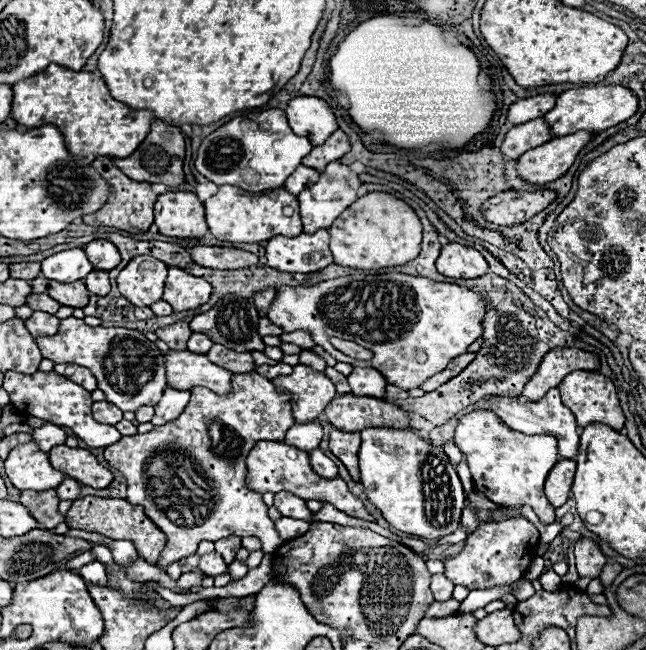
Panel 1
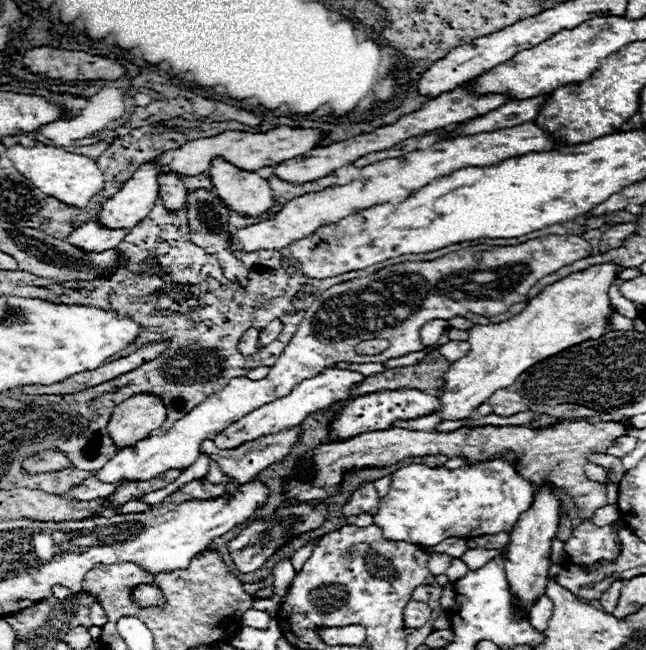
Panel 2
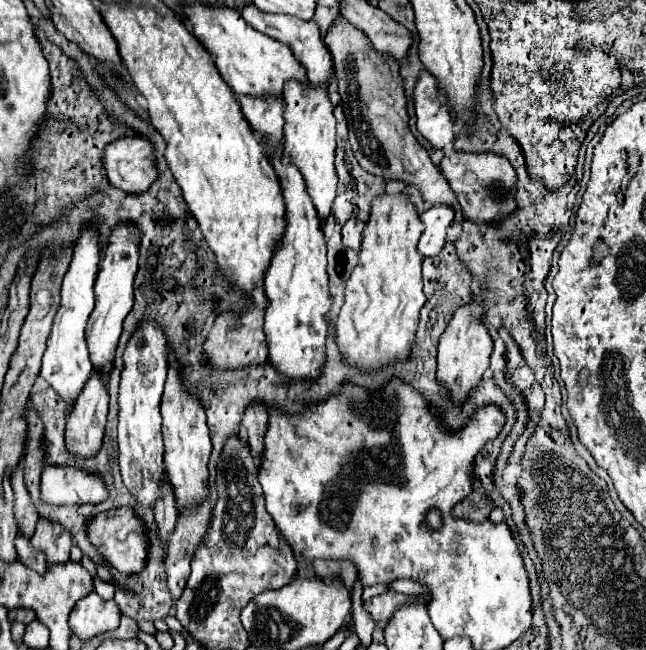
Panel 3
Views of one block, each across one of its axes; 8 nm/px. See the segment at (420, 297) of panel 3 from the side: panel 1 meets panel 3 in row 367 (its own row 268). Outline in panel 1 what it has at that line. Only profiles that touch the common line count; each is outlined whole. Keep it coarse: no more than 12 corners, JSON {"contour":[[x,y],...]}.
{"contour":[[368,192],[328,228],[336,264],[358,270],[418,258],[422,224]]}

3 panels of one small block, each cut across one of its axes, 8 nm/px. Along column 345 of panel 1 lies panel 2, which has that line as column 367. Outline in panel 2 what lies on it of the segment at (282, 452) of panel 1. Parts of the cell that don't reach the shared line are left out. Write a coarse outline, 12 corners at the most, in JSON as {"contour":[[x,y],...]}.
{"contour":[[373,483],[352,492],[342,516],[376,514],[380,496]]}

